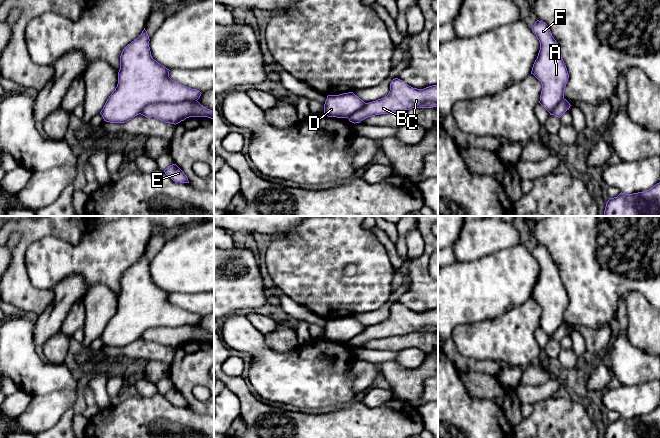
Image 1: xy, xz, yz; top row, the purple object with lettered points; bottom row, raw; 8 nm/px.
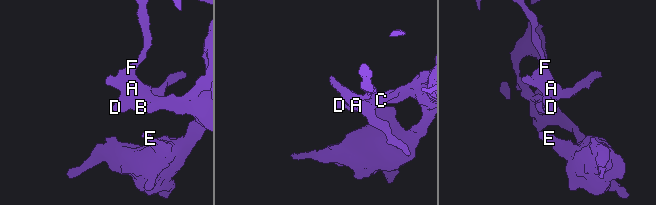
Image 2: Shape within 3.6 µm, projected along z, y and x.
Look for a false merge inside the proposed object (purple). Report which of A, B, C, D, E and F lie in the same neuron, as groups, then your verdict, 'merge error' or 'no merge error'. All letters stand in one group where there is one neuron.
A D F / B C E; merge error

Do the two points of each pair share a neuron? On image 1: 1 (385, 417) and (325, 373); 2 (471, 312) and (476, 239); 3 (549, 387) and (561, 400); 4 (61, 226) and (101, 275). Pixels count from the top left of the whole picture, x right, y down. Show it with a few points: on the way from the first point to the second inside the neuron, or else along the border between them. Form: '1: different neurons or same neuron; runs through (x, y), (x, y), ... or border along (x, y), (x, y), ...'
1: different neurons; border along (351, 401), (338, 407)
2: different neurons; border along (497, 251), (469, 261), (457, 262)
3: different neurons; border along (563, 392), (534, 403)
4: different neurons; border along (81, 226), (81, 240), (77, 244), (54, 236)

